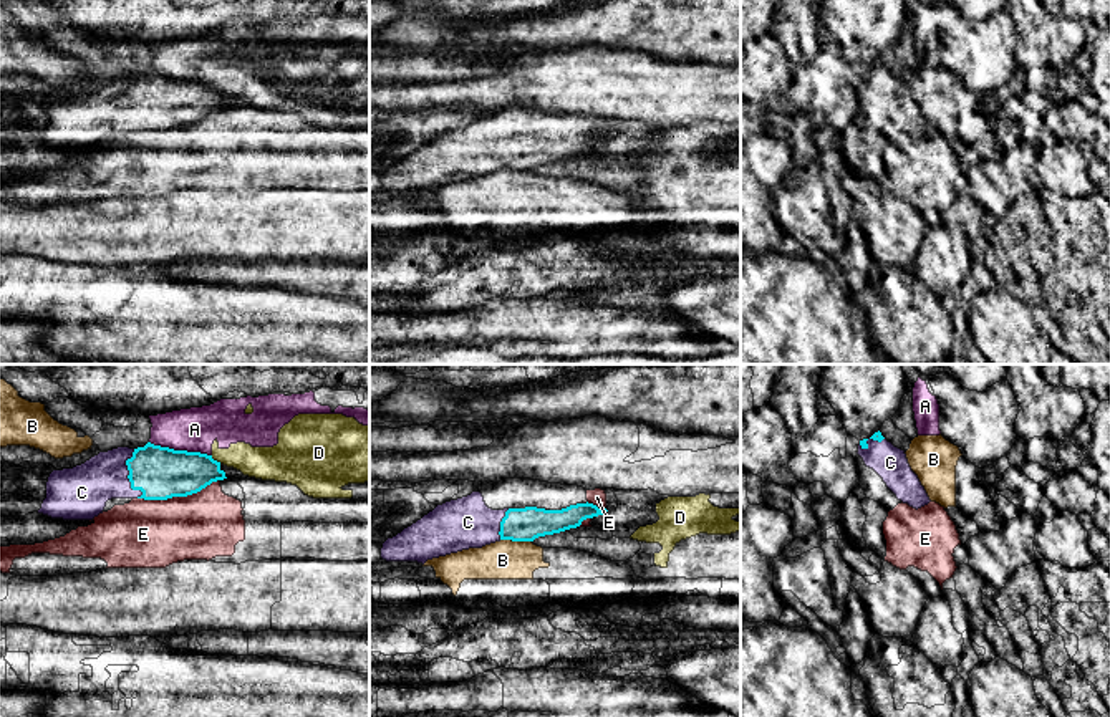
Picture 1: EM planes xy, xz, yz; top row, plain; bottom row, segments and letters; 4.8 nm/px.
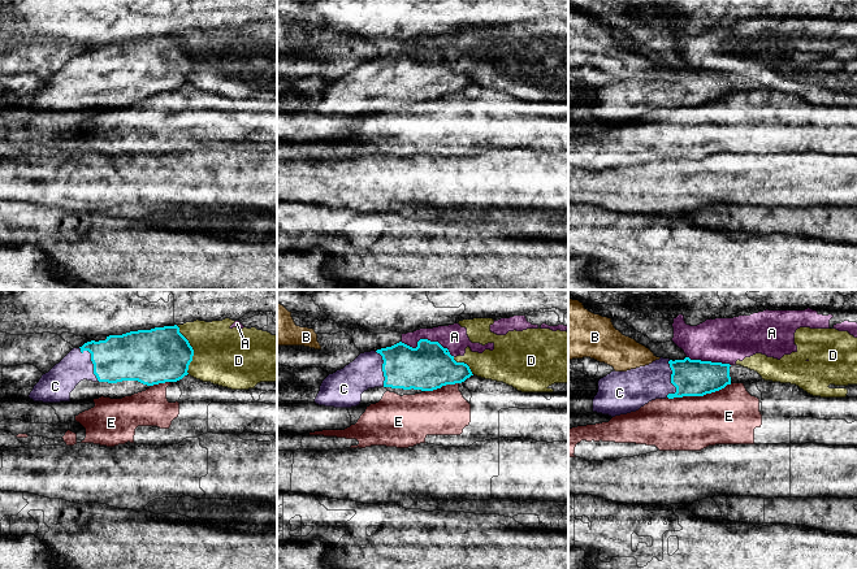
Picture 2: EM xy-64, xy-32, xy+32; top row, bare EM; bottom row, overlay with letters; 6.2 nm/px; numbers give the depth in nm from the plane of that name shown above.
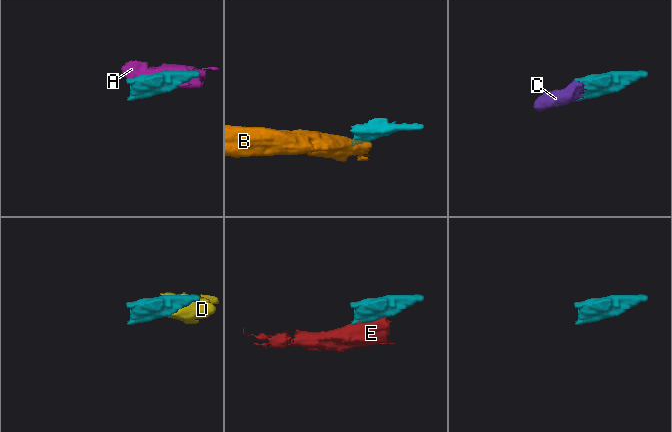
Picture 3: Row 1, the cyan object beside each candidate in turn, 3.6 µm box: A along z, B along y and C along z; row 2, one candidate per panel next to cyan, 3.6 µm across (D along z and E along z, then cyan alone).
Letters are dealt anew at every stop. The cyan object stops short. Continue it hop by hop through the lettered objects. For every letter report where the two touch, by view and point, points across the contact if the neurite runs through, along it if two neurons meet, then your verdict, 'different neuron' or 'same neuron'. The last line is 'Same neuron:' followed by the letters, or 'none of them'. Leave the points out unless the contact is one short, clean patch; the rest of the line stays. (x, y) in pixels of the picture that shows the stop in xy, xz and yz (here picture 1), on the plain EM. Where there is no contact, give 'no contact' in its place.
A: xy (181, 80) | different neuron
B: xz (516, 169) | along xz (501, 168), (530, 171) | different neuron
C: xy (128, 105) | same neuron
D: xy (216, 90) | different neuron
E: xy (178, 125) | different neuron
Same neuron: C

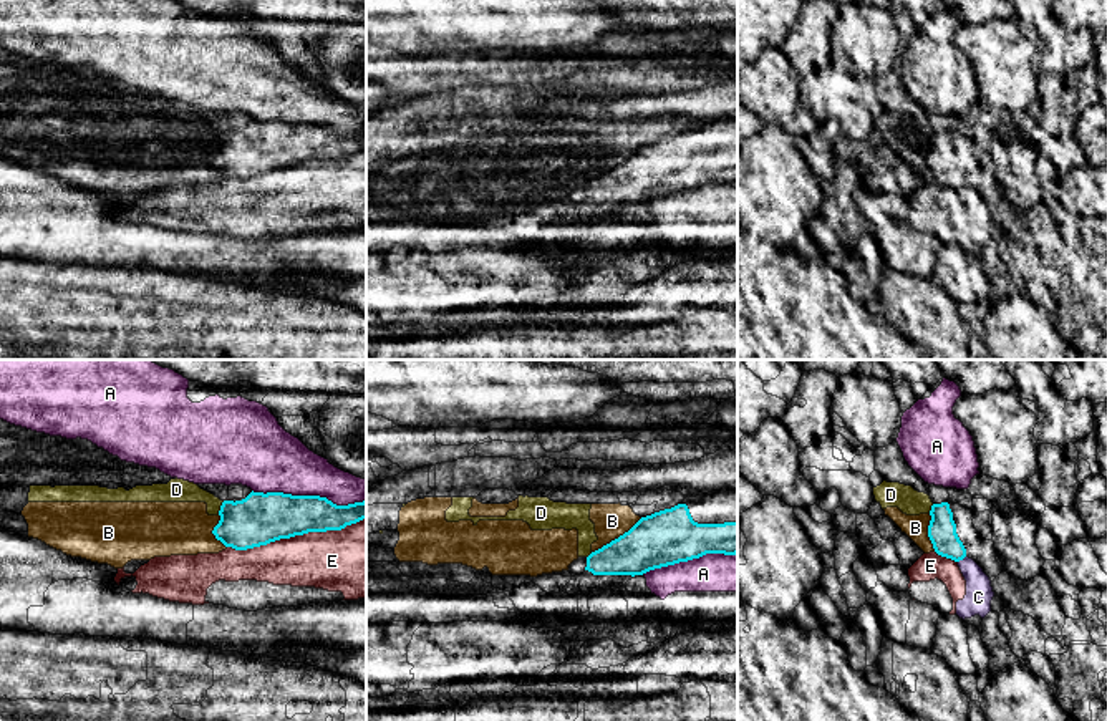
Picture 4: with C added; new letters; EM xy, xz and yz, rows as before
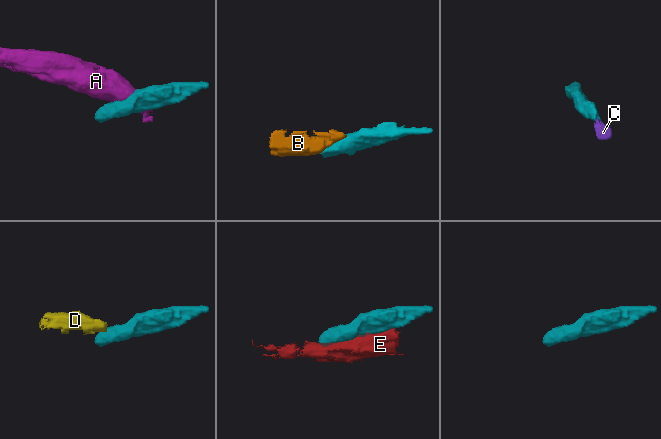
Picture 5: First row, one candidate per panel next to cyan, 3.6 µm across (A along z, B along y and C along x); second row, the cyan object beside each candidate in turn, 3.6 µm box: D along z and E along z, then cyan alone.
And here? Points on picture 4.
A: xy (309, 125) | different neuron
B: xz (618, 166) | different neuron
C: yz (961, 188) | along yz (965, 184), (958, 191) | different neuron
D: xy (221, 136) | along xy (224, 130), (217, 143) | different neuron
E: xy (295, 163) | different neuron
Same neuron: none of them

